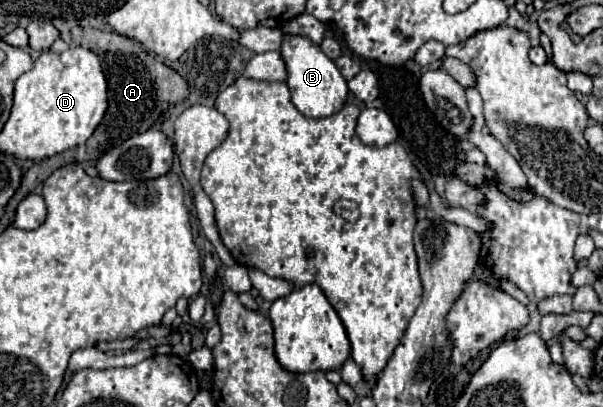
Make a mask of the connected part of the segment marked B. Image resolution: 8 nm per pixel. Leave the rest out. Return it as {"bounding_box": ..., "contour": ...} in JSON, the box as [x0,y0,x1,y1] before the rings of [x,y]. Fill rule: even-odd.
{"bounding_box":[282,36,348,118],"contour":[[[288,36],[282,42],[282,58],[288,68],[288,86],[294,106],[308,118],[326,118],[338,112],[348,98],[348,84],[336,64],[308,38]]]}

